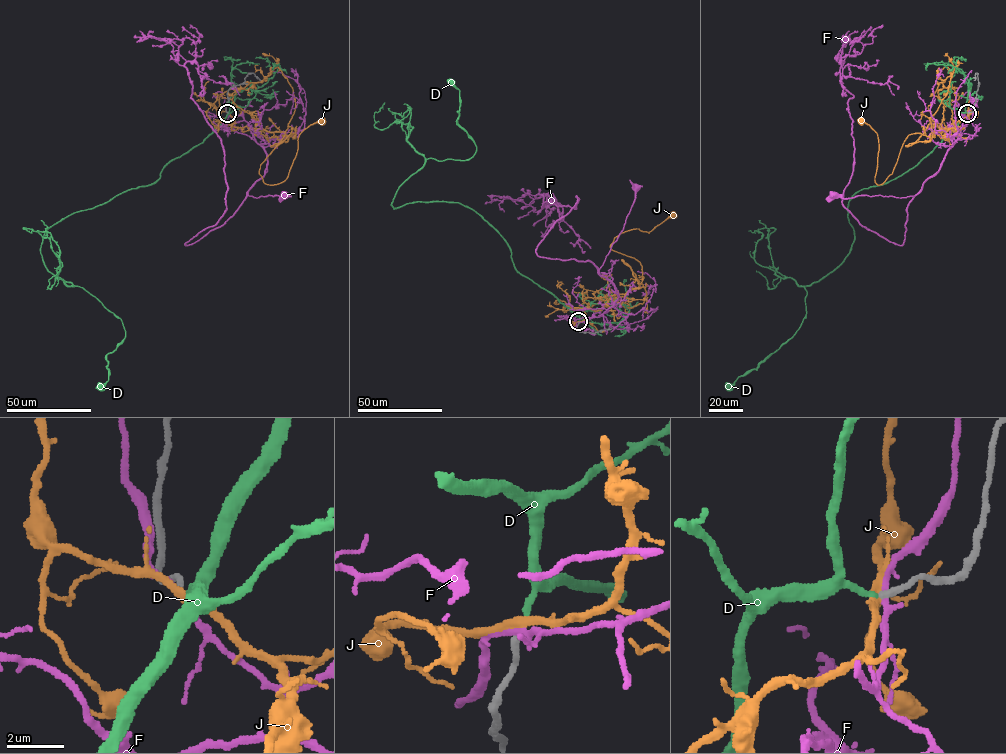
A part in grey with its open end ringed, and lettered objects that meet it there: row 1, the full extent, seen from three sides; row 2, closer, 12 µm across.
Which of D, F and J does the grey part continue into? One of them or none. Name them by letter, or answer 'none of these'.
D

